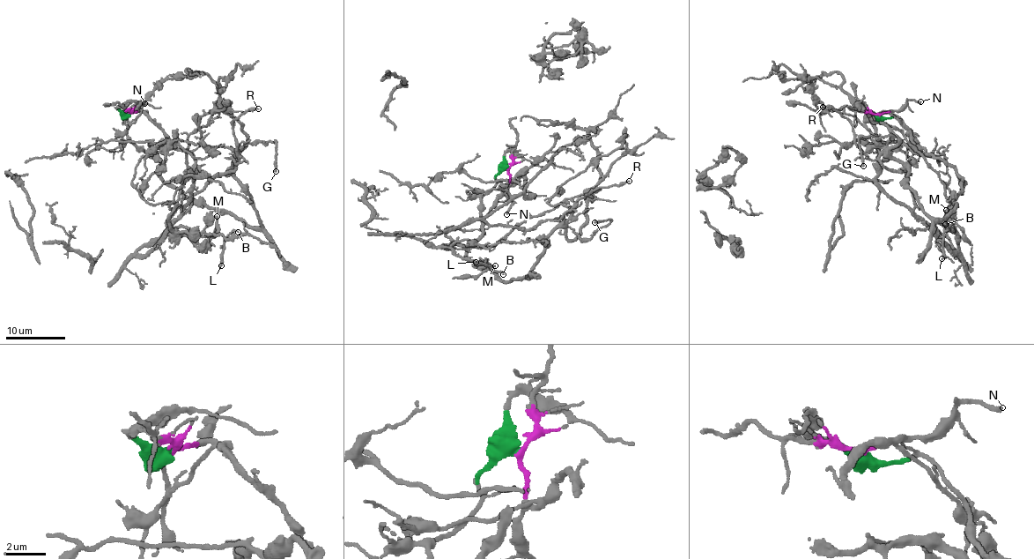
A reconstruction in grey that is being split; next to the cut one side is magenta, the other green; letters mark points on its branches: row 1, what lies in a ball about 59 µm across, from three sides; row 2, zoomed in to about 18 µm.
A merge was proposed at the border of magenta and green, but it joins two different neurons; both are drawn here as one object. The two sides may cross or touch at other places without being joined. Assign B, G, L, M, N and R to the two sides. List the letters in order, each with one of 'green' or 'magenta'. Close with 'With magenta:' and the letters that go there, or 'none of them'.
B: magenta
G: magenta
L: magenta
M: magenta
N: magenta
R: magenta
With magenta: B, G, L, M, N, R

